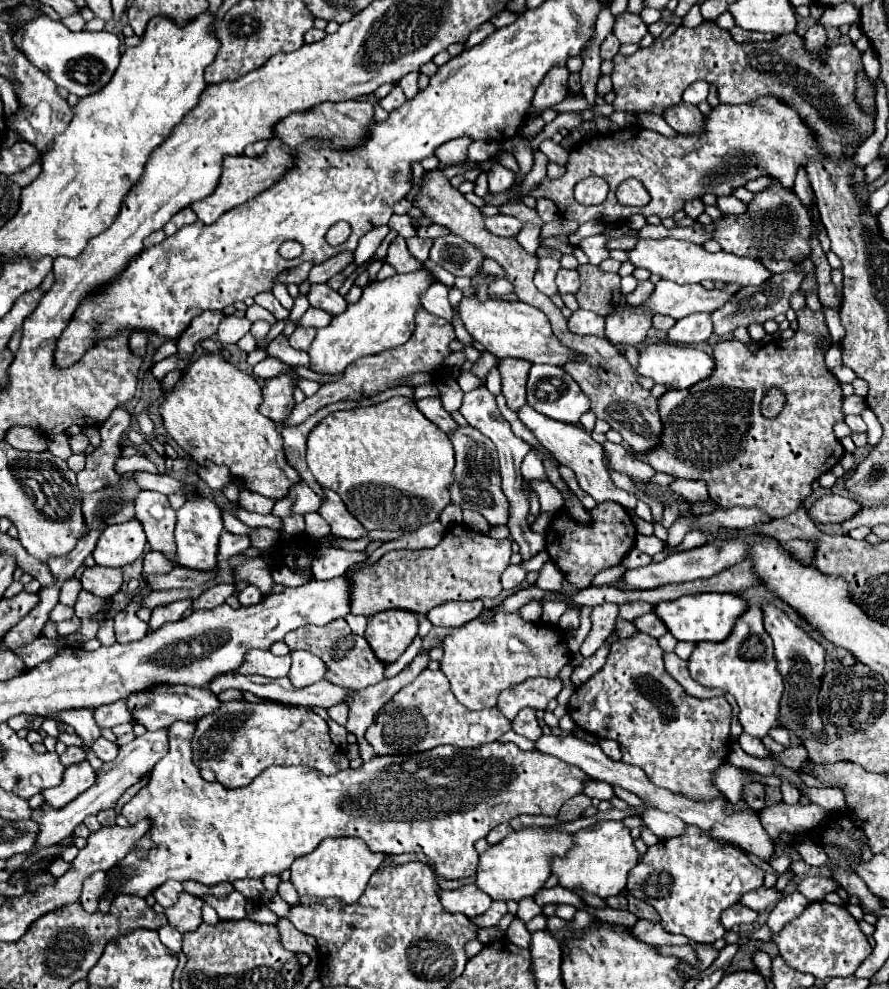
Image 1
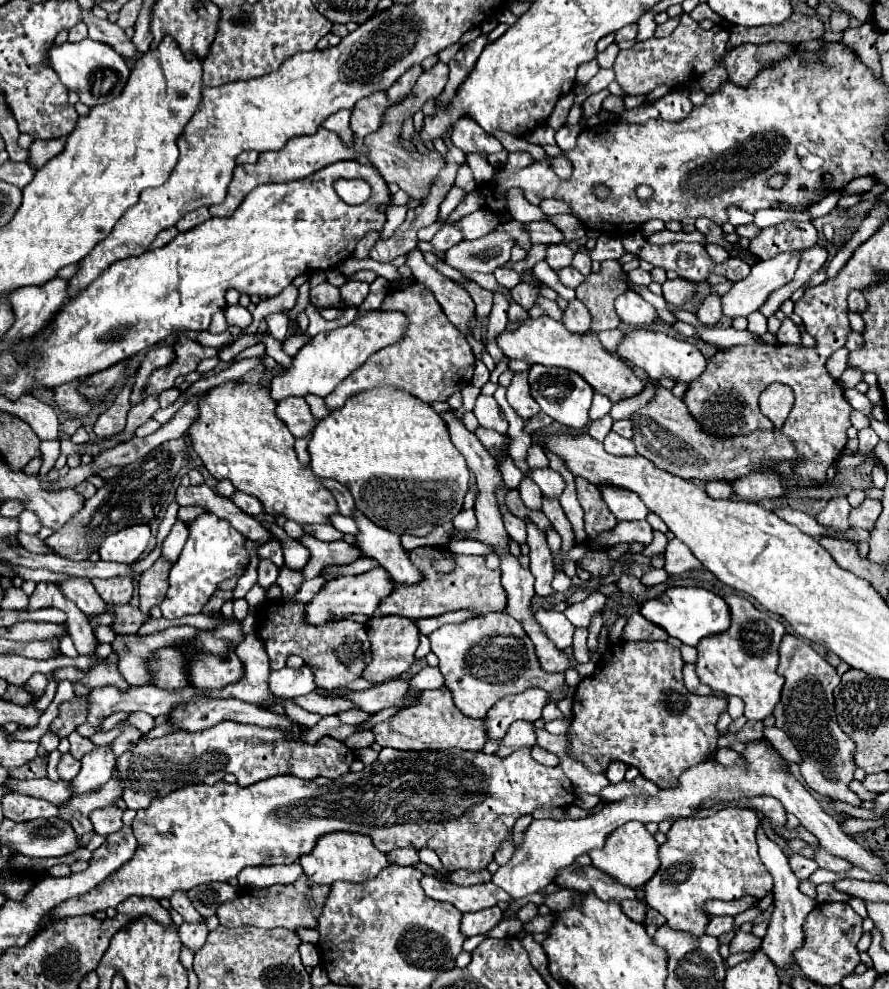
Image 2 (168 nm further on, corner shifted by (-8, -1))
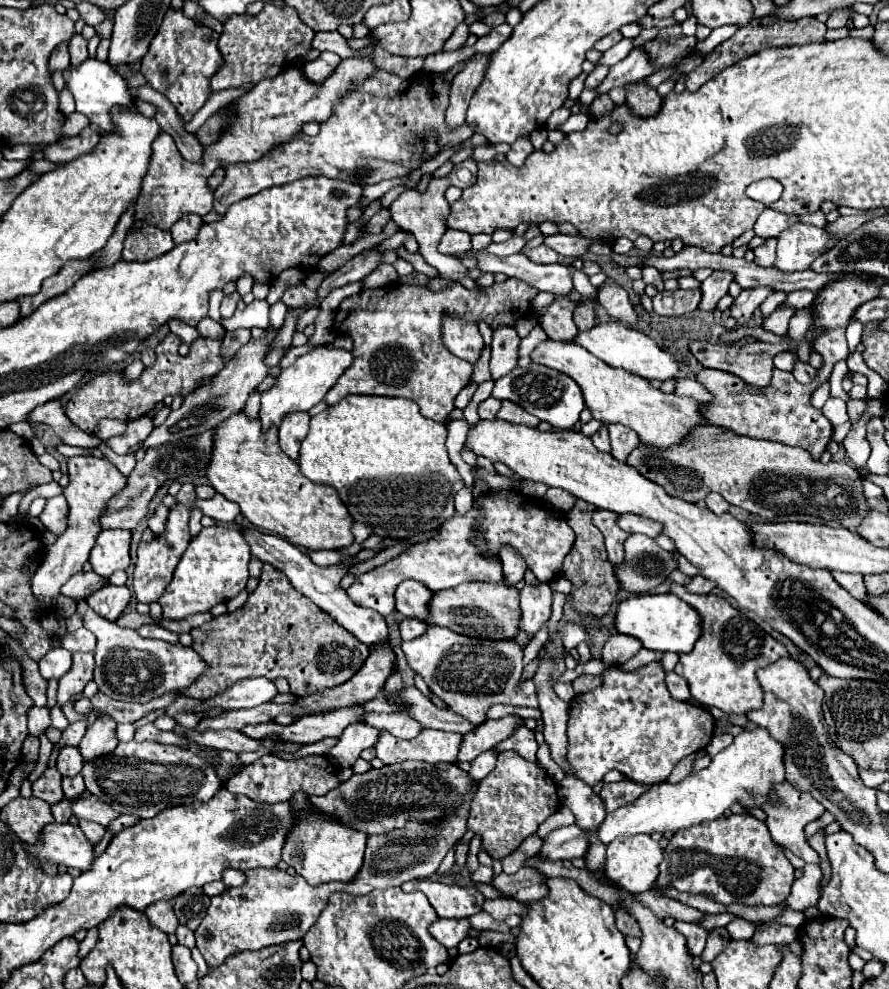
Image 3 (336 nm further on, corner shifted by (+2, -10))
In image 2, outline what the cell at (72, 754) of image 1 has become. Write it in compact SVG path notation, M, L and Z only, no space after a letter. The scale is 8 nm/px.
M67 752L67 754L63 754L63 756L61 756L61 762L59 762L57 770L59 770L61 780L75 778L75 776L77 776L77 772L81 770L81 762L79 762L77 758L73 758L73 756L71 756L71 752Z

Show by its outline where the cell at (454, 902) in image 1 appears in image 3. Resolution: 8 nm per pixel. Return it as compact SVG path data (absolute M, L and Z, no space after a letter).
M415 879L401 885L405 893L423 891L439 917L471 917L483 909L485 897L475 887L445 885L433 879Z

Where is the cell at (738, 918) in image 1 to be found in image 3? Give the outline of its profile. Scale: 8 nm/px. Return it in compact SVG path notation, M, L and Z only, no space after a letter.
M675 921L673 925L685 939L687 939L687 951L693 957L699 957L701 951L705 949L705 941L707 941L707 931L697 925L697 923L685 923L685 921Z

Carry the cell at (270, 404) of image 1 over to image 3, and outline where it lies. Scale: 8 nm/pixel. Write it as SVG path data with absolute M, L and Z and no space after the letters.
M295 413L295 415L287 415L283 419L283 423L279 425L279 443L281 449L293 459L299 459L299 447L301 441L307 437L309 433L309 415L307 413Z

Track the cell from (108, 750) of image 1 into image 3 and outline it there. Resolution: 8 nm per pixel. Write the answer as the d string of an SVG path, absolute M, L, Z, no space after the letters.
M73 746L63 747L59 751L59 759L57 759L57 771L65 777L71 775L79 775L83 769L83 757L79 753L79 749Z

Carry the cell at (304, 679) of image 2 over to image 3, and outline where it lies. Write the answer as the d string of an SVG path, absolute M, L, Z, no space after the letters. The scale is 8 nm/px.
M249 677L233 683L225 691L205 699L199 707L191 707L189 713L197 717L205 717L211 709L243 709L255 707L261 703L269 703L277 695L275 683L265 677Z

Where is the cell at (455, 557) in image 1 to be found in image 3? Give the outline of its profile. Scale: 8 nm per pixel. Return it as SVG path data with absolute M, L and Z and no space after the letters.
M461 583L453 589L443 589L433 595L429 607L427 623L447 627L455 633L463 633L467 637L477 639L515 639L519 633L519 589L505 587L503 583Z

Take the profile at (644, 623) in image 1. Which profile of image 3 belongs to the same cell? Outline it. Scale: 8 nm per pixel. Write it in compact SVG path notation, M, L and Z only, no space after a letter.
M611 635L611 639L603 647L603 663L605 665L621 665L631 659L639 651L639 641L627 635Z

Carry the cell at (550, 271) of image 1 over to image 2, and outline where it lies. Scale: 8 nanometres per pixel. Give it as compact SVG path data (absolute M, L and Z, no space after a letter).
M551 244L549 248L547 248L547 262L549 262L549 266L553 268L553 270L561 270L561 268L565 268L565 266L569 266L571 264L571 260L573 260L573 250L567 246L567 244Z

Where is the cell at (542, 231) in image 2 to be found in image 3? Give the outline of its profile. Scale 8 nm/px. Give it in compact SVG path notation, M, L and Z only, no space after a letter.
M557 233L557 235L551 235L551 237L545 237L545 245L547 247L553 247L559 255L565 255L565 257L583 257L589 253L589 247L591 247L591 241L577 235L563 235L563 233Z

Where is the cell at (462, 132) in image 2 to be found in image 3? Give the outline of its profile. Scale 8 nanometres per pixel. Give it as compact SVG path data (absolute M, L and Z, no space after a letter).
M477 53L469 61L465 61L465 67L453 77L451 103L447 109L447 125L449 127L459 127L465 123L465 113L467 113L469 101L471 101L475 89L483 81L487 63L489 63L489 55Z

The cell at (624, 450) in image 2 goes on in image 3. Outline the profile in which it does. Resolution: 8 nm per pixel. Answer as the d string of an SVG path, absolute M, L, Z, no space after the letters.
M601 425L601 429L591 437L593 439L593 445L599 449L599 451L605 451L605 453L609 453L609 437L607 437L607 427L605 425Z

